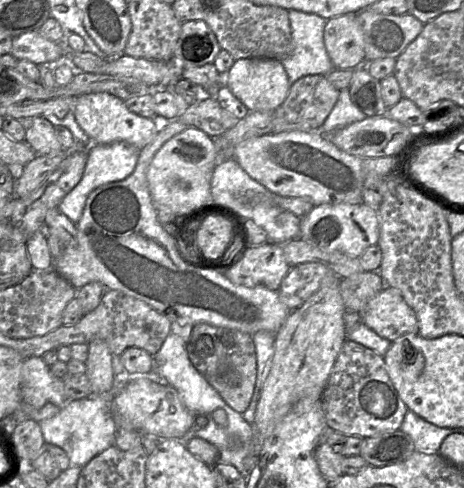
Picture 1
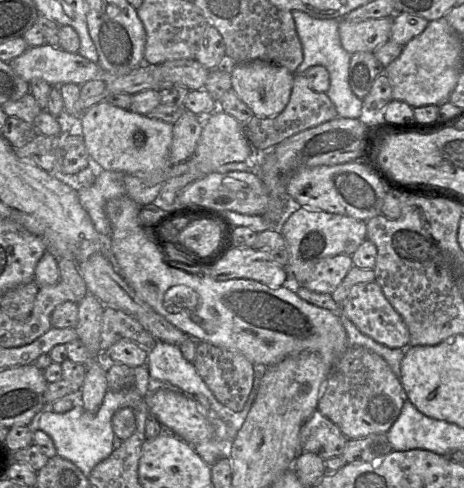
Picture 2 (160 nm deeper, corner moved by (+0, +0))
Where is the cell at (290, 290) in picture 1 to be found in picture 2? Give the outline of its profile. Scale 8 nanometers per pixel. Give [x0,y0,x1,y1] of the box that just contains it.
[302,255,352,295]

